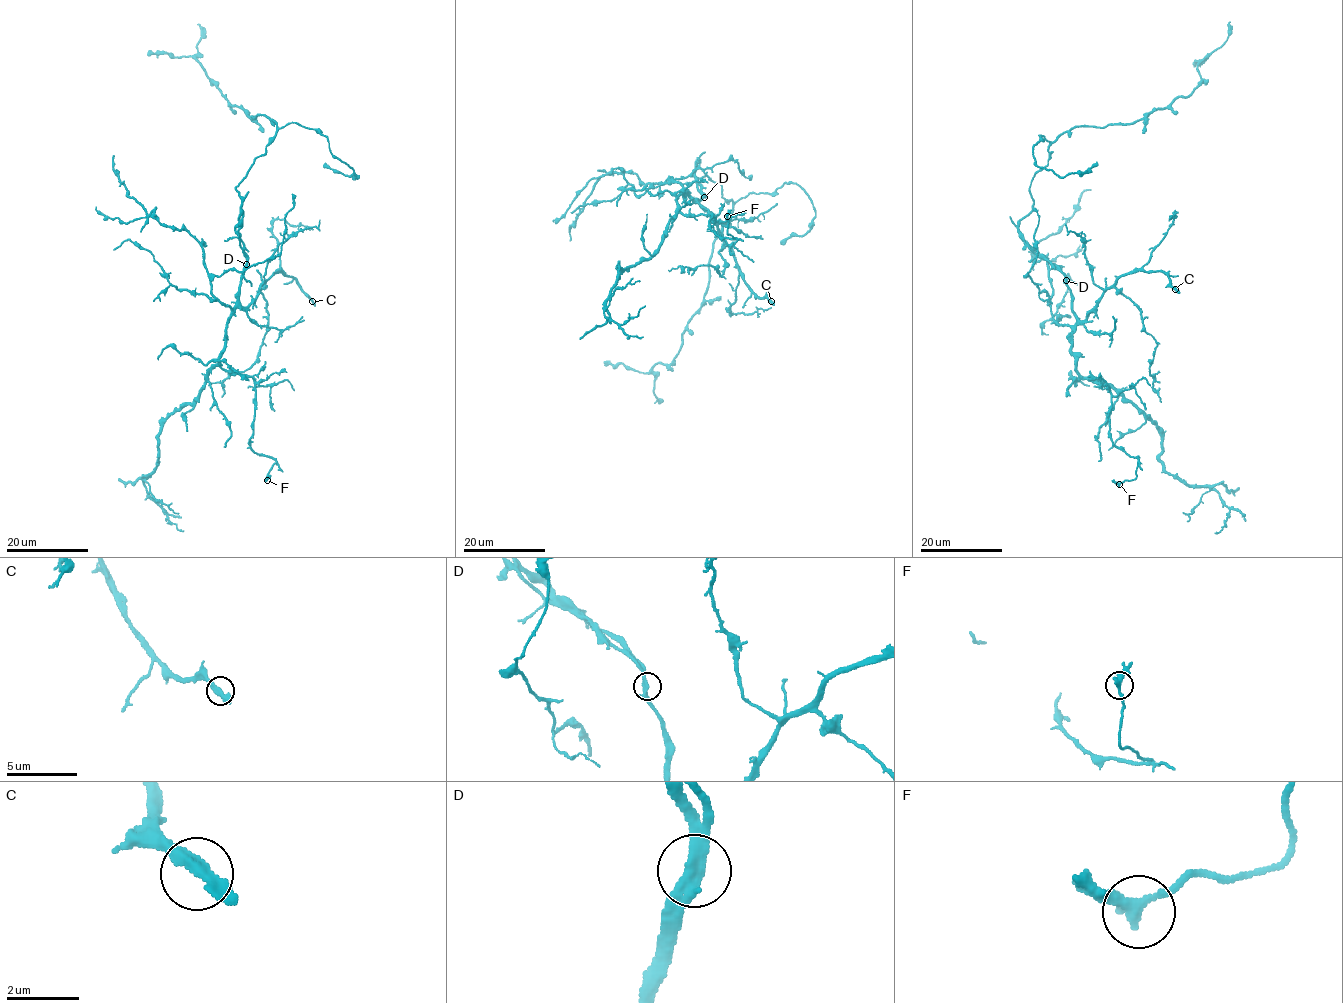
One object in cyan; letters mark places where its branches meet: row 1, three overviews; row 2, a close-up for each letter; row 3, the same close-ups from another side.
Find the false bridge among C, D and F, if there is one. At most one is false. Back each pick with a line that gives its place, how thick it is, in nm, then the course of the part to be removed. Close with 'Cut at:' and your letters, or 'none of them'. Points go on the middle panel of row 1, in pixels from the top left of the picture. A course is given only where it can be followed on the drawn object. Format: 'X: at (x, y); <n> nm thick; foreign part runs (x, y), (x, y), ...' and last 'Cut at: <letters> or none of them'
Cut at: none of them

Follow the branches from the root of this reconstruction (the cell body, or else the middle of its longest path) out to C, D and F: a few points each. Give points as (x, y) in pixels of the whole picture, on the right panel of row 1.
C: (1044, 258), (1065, 276), (1072, 311), (1081, 321), (1107, 289), (1126, 274), (1161, 270), (1175, 289)
D: (1044, 258), (1066, 280)
F: (1044, 258), (1070, 290), (1075, 369), (1108, 388), (1111, 441), (1138, 458), (1137, 477), (1119, 484)

